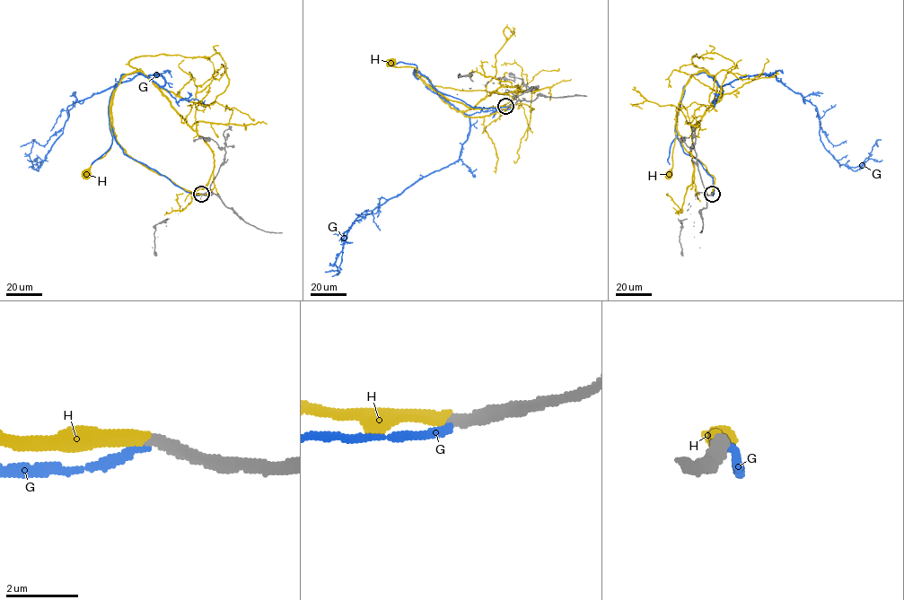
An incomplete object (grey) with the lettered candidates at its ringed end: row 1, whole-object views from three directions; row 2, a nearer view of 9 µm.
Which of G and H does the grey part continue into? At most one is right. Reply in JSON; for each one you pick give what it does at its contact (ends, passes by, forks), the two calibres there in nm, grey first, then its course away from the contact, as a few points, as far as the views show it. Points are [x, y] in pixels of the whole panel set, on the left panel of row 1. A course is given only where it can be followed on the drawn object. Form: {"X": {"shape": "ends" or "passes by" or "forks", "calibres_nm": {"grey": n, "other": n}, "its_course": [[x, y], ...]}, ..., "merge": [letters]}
{"H": {"shape": "ends", "calibres_nm": {"grey": 320, "other": 300}, "its_course": [[201, 194], [180, 187], [129, 156], [116, 138], [110, 109], [112, 143], [107, 153], [91, 166], [87, 174]]}, "merge": ["H"]}

